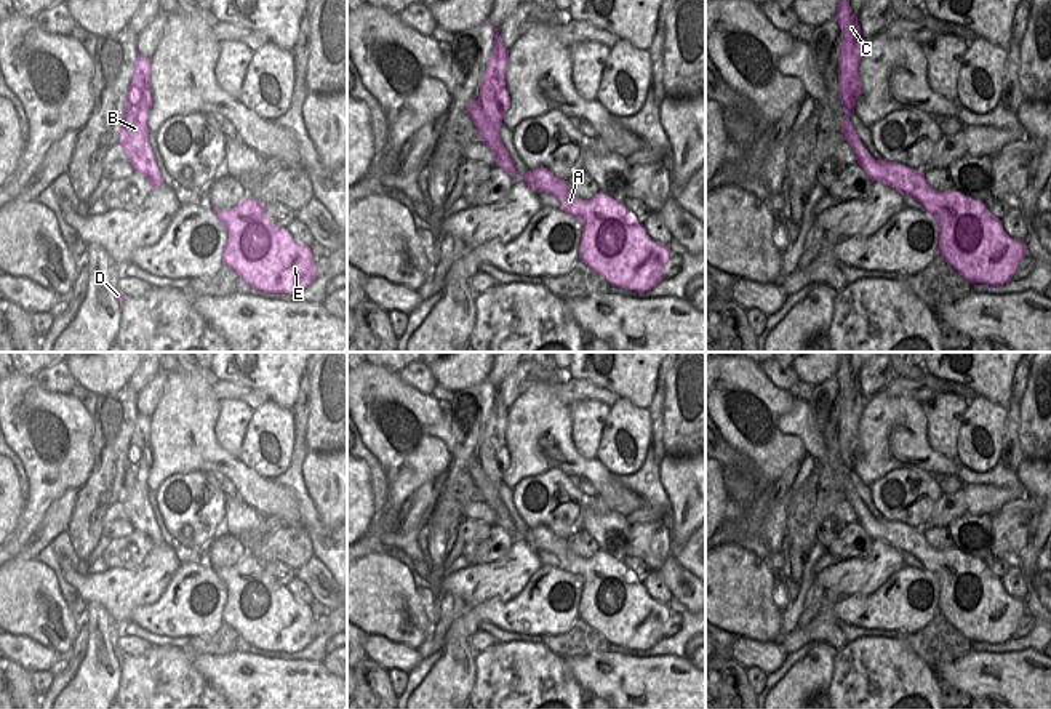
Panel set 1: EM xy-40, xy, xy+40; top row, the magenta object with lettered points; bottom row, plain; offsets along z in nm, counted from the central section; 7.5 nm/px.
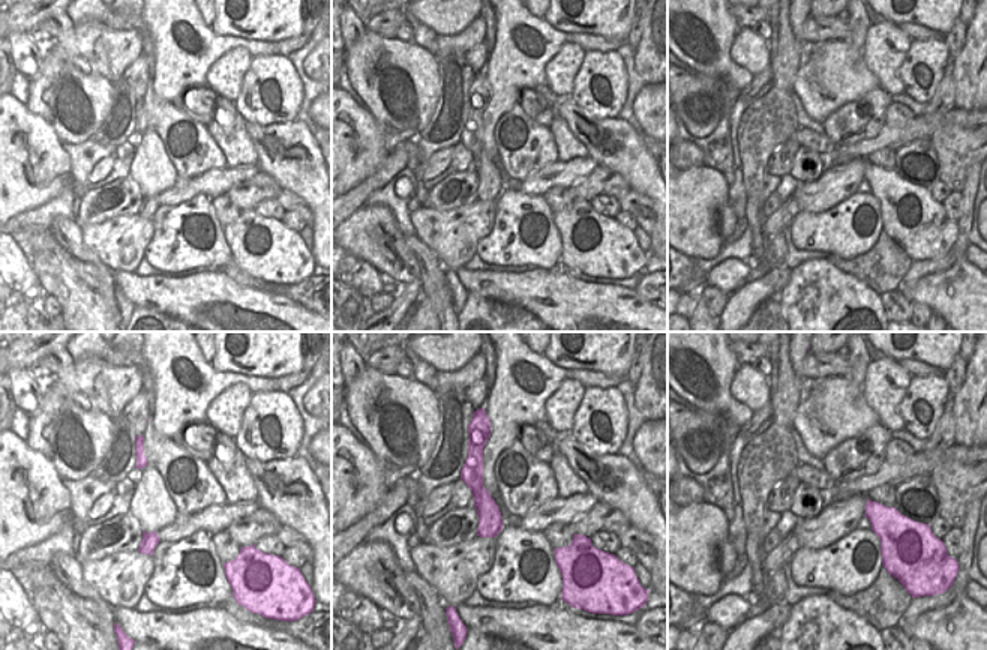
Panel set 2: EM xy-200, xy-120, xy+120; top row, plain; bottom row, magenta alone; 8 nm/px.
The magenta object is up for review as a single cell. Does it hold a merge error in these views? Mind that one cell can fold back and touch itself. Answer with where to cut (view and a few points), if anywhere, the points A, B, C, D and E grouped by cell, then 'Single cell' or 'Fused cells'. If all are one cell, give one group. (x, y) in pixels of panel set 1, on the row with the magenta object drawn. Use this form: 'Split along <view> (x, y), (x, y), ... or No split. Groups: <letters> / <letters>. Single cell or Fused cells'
Split along xy+40 (920, 172), (914, 197). Groups: A E / B C D. Fused cells

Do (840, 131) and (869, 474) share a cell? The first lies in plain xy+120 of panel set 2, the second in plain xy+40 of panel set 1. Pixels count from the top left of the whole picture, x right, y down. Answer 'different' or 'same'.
different

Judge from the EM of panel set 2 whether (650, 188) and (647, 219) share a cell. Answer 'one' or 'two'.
two

